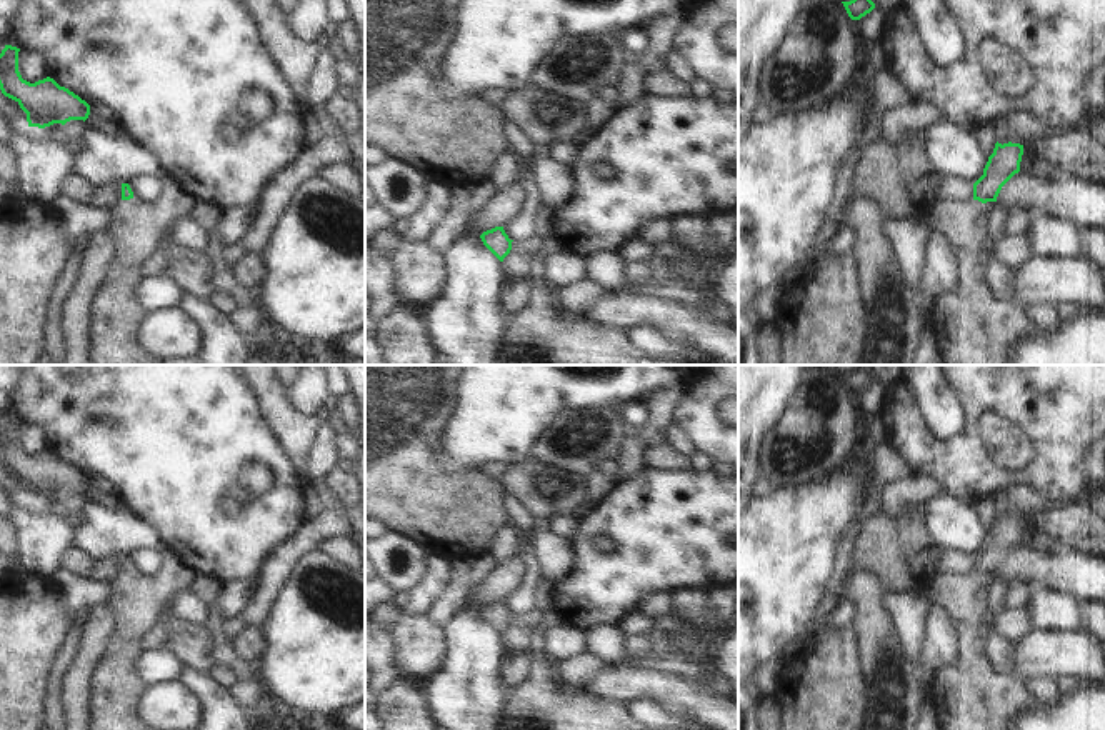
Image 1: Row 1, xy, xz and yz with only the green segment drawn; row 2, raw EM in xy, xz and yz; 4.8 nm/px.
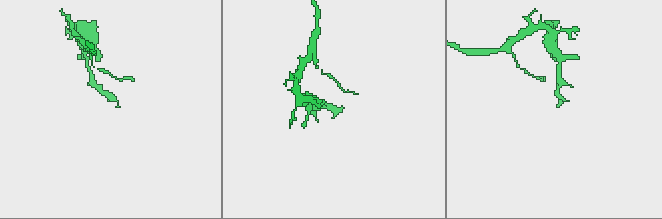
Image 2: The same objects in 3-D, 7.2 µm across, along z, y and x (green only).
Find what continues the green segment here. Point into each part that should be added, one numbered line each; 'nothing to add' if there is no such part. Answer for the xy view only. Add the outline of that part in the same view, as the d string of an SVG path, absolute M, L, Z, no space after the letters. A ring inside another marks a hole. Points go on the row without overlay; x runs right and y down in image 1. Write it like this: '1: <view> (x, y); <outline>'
1: xy (137, 602); M168 550L160 568L145 577L118 573L108 588L115 628L90 677L90 730L153 730L137 713L147 688L135 672L142 637L160 622L170 602L190 590L193 572Z

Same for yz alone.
1: yz (967, 694); M937 573L927 588L932 603L943 607L957 632L957 655L940 667L930 697L942 730L1010 730L1012 720L1037 705L1025 682L1000 675L983 653L992 588L985 577Z

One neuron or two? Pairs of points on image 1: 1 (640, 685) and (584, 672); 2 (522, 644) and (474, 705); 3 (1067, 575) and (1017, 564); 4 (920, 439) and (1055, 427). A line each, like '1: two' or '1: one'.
1: two
2: two
3: one
4: one

